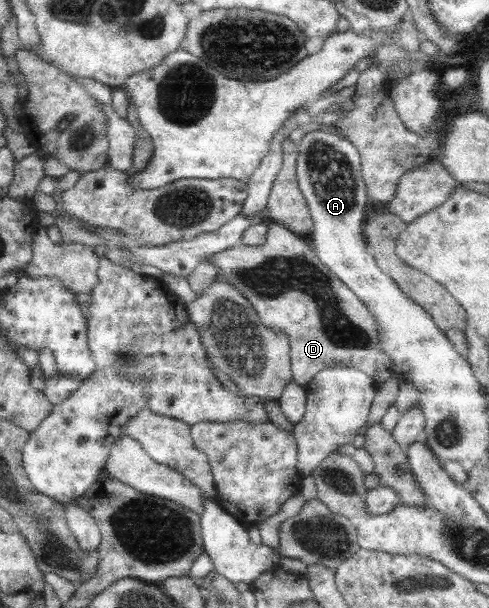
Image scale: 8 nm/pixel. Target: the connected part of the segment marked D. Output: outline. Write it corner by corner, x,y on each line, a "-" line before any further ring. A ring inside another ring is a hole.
273,220
267,222
267,227
262,245
242,245
207,257
208,262
217,267
217,277
233,285
251,303
269,330
283,332
289,337
293,381
306,387
321,371
334,367
354,367
369,376
376,385
397,375
391,370
391,360
377,346
378,324
367,305
319,260
316,250
307,239

